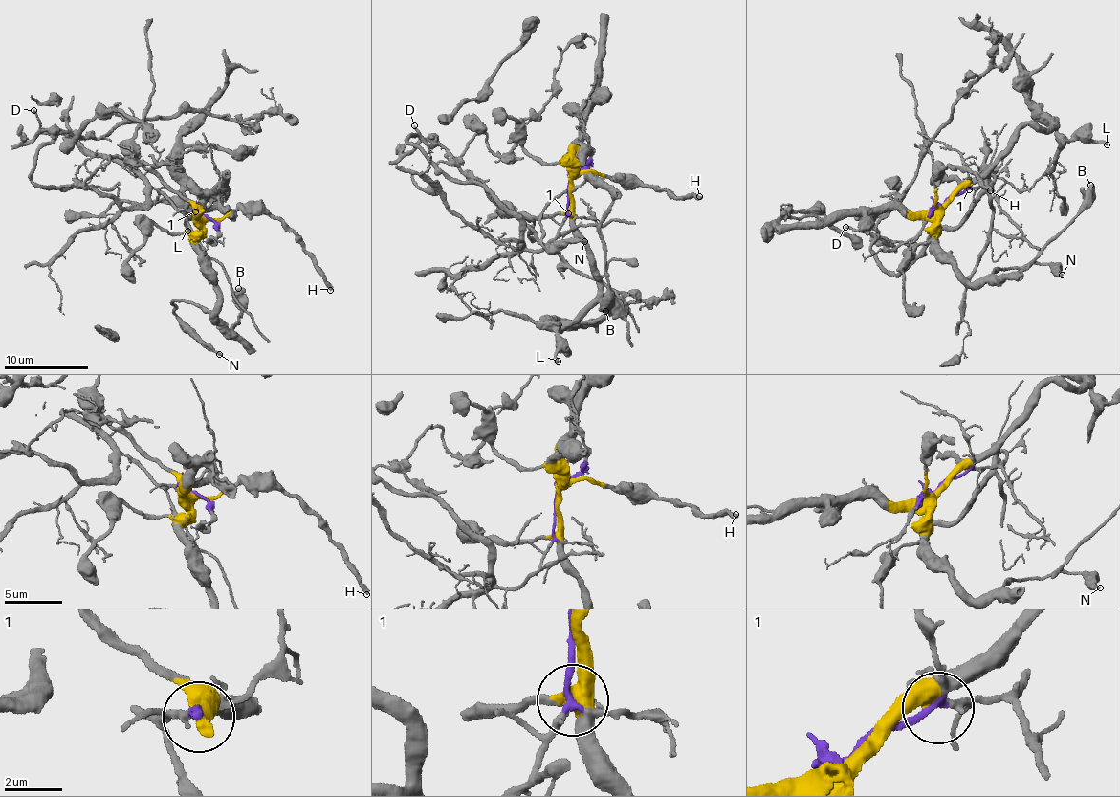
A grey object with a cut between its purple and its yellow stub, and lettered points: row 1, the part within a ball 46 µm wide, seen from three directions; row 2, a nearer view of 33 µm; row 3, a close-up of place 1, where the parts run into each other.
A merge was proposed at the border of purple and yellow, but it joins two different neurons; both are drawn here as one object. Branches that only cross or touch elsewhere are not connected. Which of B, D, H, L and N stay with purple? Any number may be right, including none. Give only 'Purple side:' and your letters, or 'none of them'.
Purple side: D

